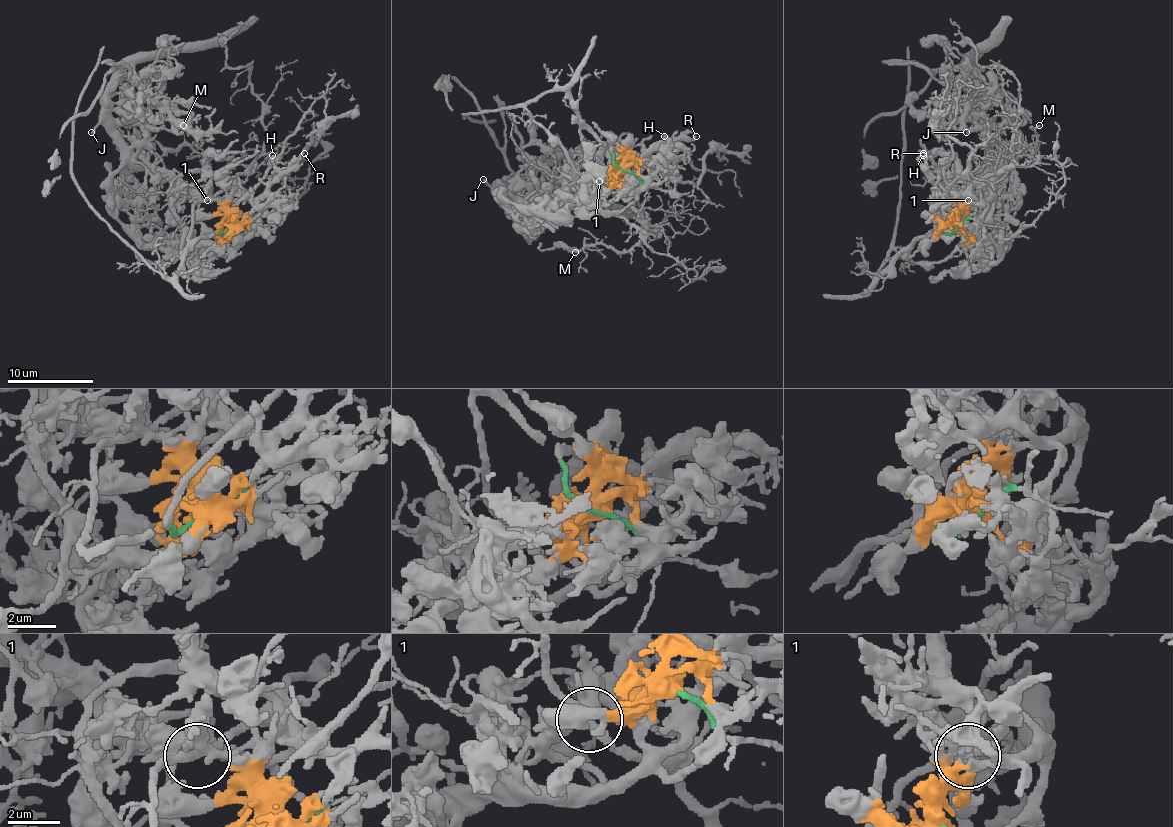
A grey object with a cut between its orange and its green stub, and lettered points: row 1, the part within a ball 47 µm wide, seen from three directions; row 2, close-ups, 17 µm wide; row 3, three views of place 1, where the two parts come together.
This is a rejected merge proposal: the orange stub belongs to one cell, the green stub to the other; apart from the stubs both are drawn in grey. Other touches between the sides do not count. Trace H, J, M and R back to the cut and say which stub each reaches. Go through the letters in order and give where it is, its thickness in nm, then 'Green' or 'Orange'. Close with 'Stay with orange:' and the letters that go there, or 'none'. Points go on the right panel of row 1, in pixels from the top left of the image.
H: Place: (923, 155). Thickness 240 nm. Orange
J: Place: (966, 132). Thickness 220 nm. Orange
M: Place: (1039, 125). Thickness 170 nm. Green
R: Place: (923, 153). Thickness 180 nm. Orange
Stay with orange: H, J, R

